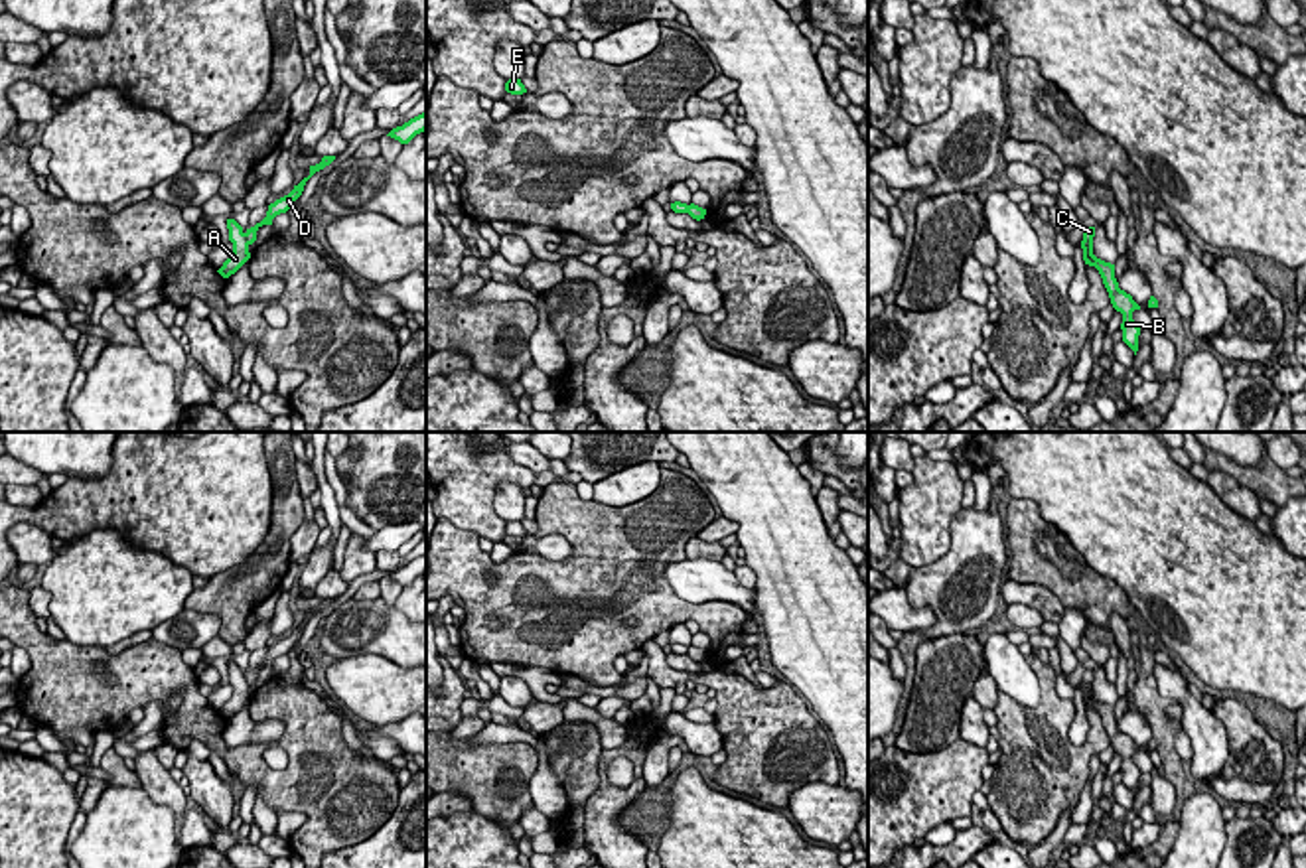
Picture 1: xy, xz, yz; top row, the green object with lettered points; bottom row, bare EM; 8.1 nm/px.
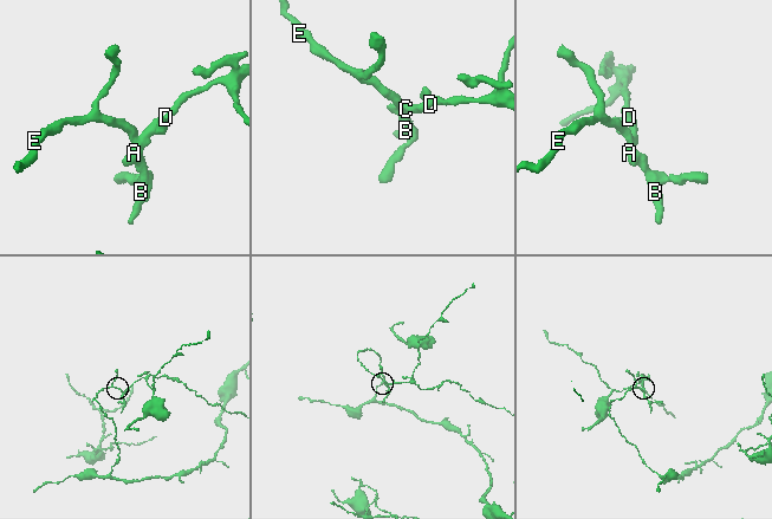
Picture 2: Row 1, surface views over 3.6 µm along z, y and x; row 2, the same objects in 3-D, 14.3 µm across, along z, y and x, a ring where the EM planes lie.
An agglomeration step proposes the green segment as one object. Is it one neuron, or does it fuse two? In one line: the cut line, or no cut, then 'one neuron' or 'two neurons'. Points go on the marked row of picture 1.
xy (243, 233), (249, 243) | two neurons

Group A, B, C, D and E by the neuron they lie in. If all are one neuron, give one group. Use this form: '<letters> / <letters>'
A B E / C D

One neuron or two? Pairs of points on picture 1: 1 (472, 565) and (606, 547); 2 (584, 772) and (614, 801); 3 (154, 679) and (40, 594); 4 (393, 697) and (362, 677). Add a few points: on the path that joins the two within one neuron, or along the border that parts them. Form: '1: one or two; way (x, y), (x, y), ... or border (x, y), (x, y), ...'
1: one; way (506, 575), (573, 575)
2: two; border (602, 748), (598, 788), (584, 801)
3: two; border (28, 592), (28, 604), (36, 618)
4: one; way (385, 693), (369, 685)

